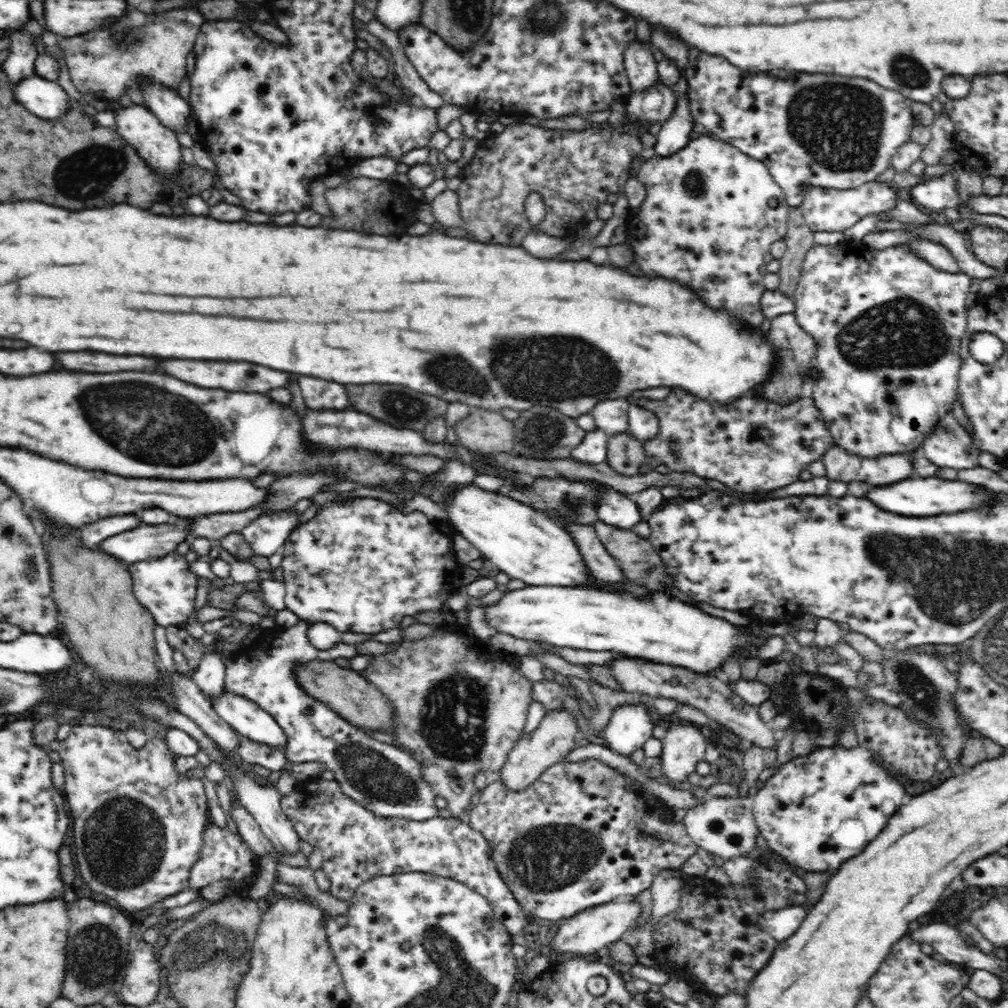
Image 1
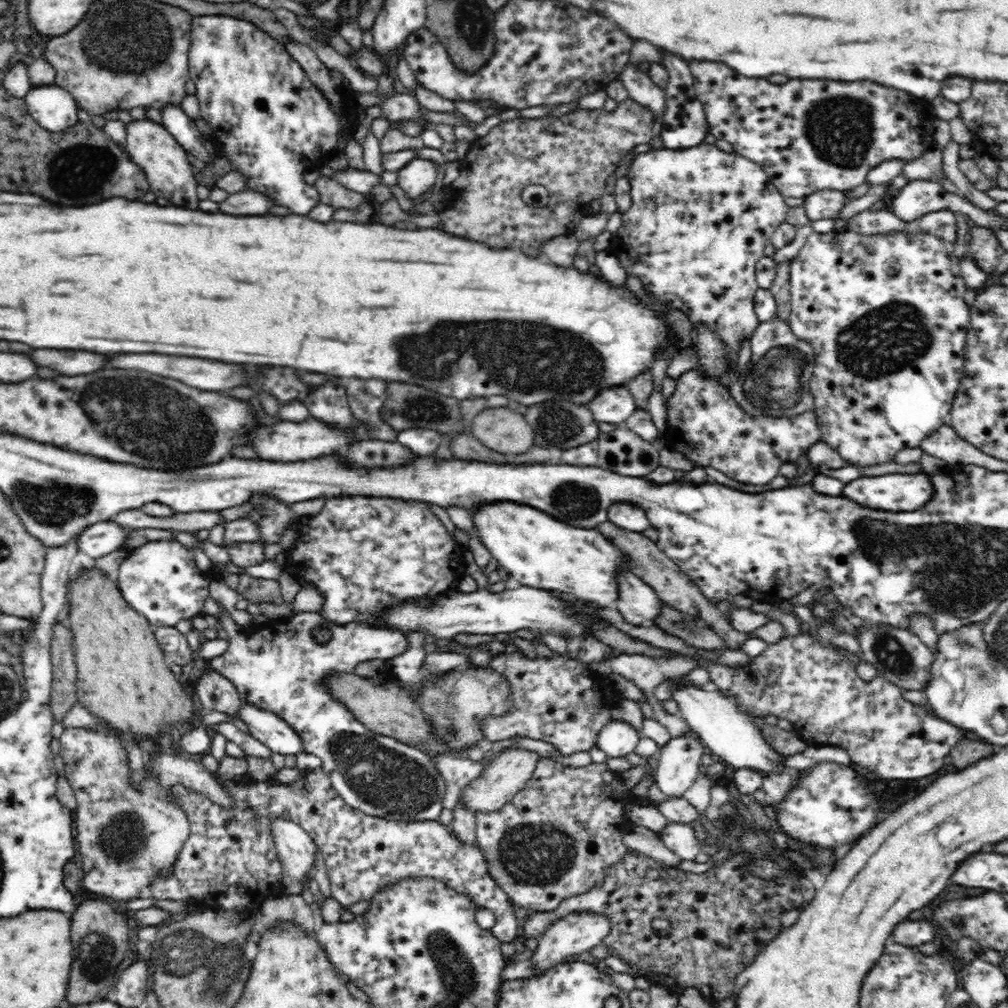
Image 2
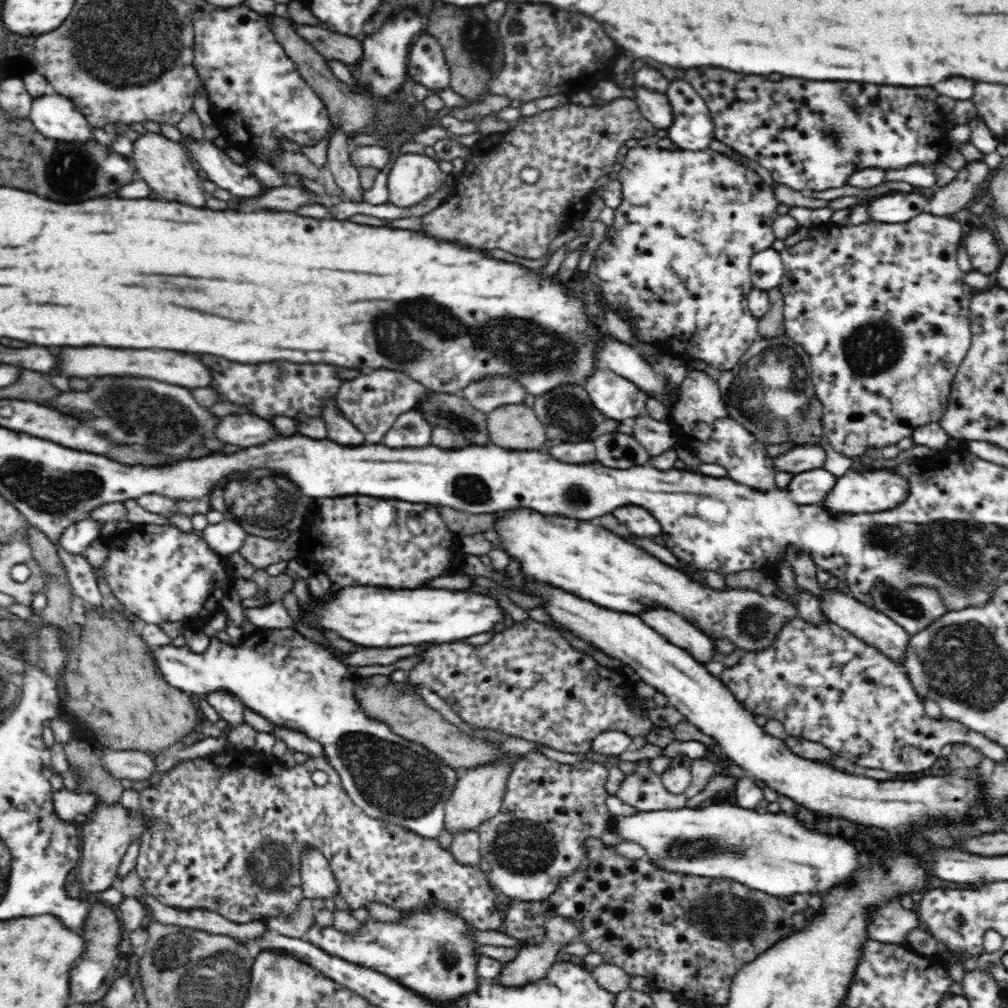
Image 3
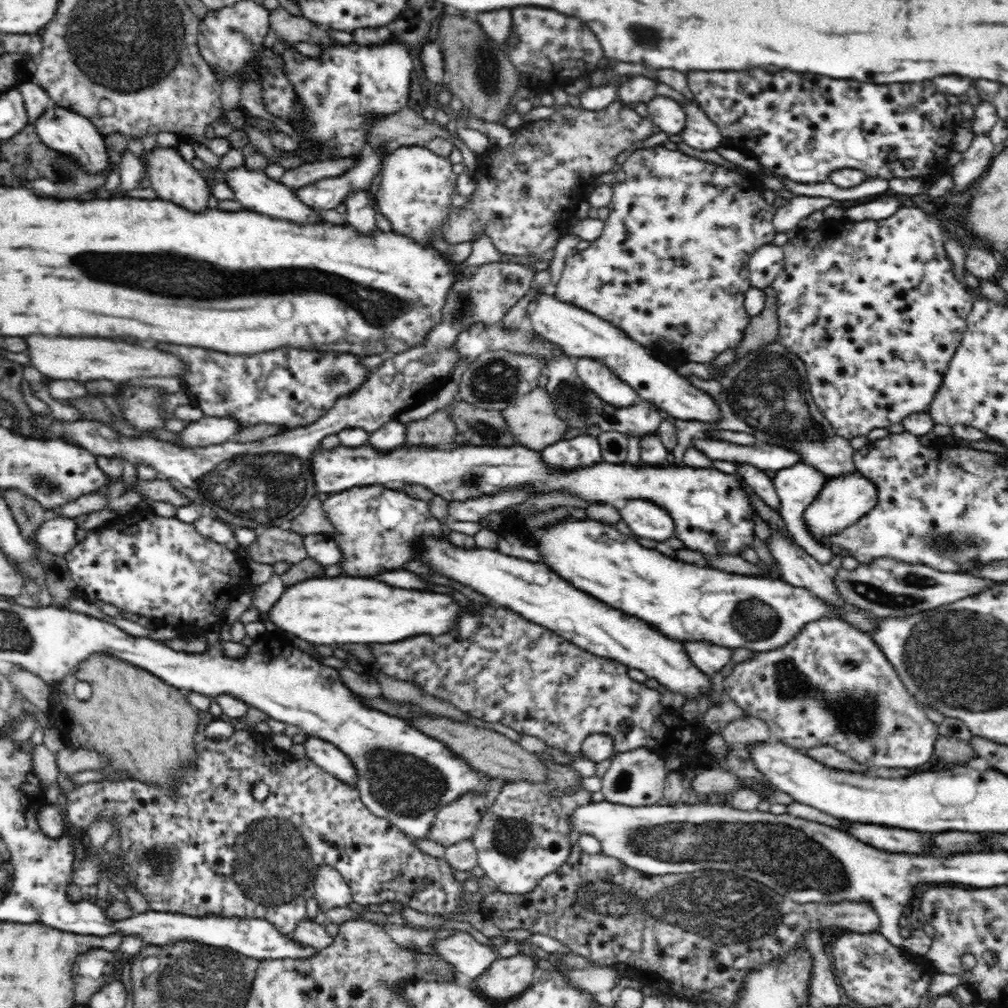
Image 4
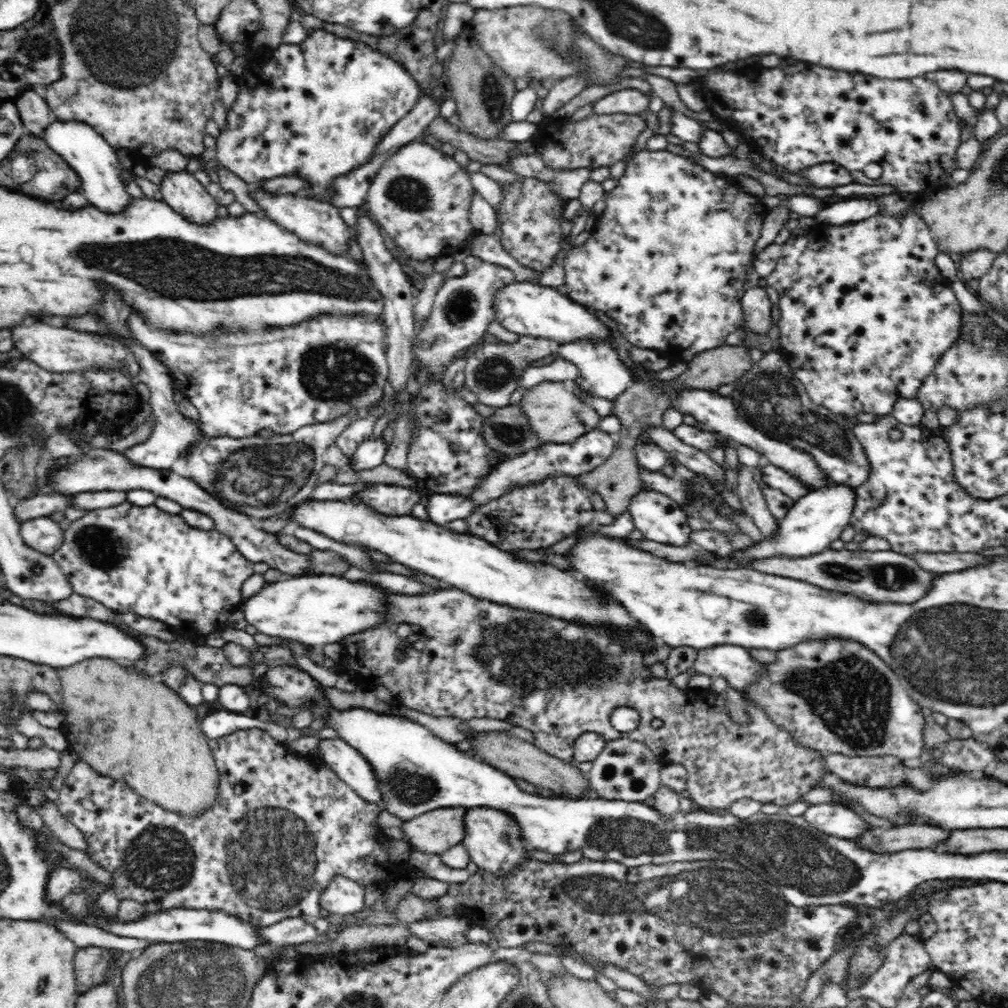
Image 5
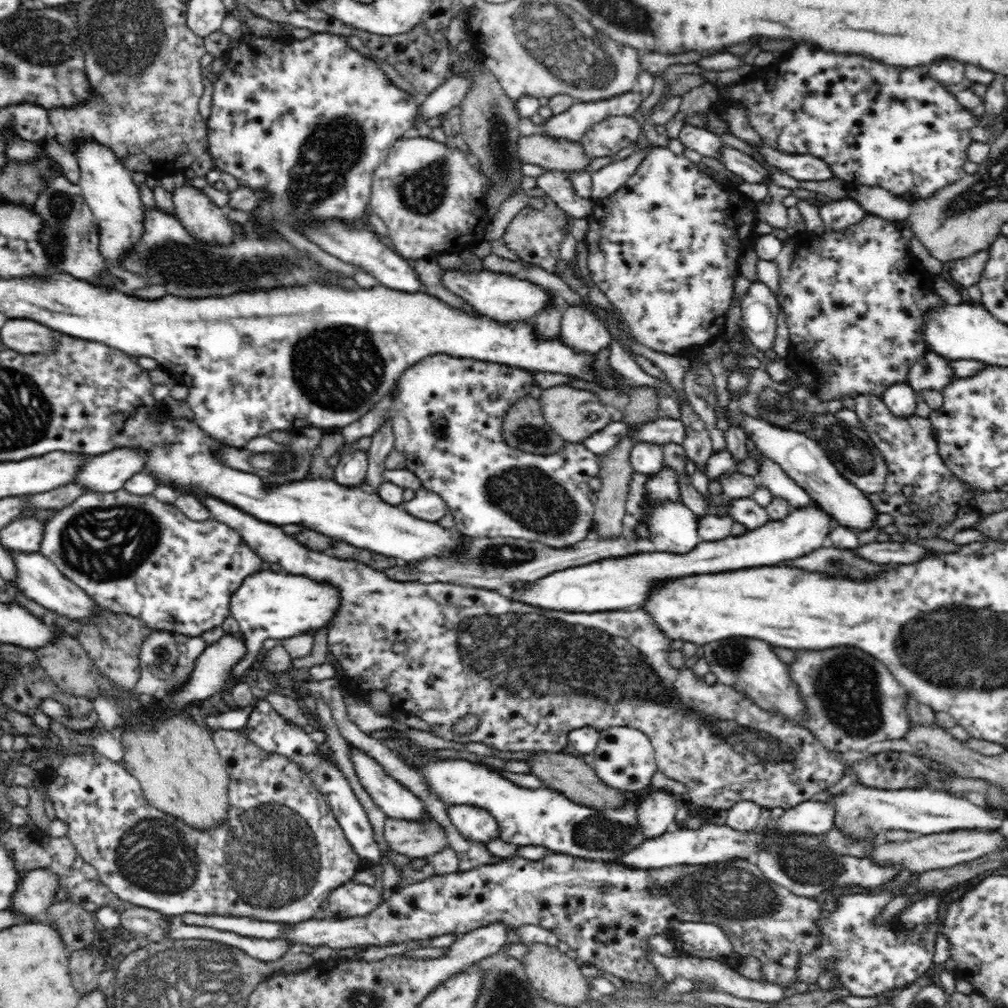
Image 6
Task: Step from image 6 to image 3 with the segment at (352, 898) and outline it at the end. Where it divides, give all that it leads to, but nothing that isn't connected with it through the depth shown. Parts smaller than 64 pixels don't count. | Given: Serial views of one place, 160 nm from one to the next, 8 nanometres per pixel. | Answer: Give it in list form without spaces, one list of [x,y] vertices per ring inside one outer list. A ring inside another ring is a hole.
[[[306,848],[299,859],[304,897],[326,899],[339,893],[336,877],[326,857],[313,848]]]

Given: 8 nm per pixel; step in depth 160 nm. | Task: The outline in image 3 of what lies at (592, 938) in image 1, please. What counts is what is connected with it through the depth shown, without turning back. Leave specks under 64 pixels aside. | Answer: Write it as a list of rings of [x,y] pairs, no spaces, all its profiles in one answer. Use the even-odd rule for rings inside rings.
[[[552,917],[545,922],[545,934],[534,942],[528,943],[518,951],[515,959],[505,963],[500,976],[498,976],[498,983],[506,987],[521,987],[530,984],[533,981],[542,980],[550,966],[557,961],[560,948],[564,948],[566,944],[572,944],[578,940],[578,936],[582,934],[579,924],[572,923],[570,919],[564,917]]]

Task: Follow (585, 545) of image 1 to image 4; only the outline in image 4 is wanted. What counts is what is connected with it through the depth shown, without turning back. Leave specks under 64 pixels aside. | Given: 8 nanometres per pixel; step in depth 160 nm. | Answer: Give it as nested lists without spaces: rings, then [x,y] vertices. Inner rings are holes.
[[[700,641],[682,643],[692,662],[708,676],[720,671],[726,664],[734,664],[731,660],[732,649],[725,646]]]

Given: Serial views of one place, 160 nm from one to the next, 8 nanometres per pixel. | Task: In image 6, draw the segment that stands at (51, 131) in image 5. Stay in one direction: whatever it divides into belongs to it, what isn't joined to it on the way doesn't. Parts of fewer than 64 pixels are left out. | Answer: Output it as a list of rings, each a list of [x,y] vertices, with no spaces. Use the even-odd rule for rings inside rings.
[[[82,139],[70,151],[76,157],[80,168],[78,184],[84,194],[83,197],[97,220],[100,255],[107,262],[108,268],[114,272],[112,276],[104,276],[104,284],[112,284],[126,294],[132,294],[132,290],[136,288],[148,286],[144,278],[128,274],[120,268],[124,255],[133,252],[144,234],[145,209],[138,193],[138,186],[132,179],[133,172],[120,162],[112,149],[94,141]]]

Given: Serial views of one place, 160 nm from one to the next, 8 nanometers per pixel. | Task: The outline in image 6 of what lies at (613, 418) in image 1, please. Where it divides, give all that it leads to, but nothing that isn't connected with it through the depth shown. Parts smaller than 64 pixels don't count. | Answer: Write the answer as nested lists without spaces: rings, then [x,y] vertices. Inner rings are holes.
[[[570,305],[563,312],[559,338],[578,352],[596,356],[602,348],[610,346],[612,335],[598,315]]]

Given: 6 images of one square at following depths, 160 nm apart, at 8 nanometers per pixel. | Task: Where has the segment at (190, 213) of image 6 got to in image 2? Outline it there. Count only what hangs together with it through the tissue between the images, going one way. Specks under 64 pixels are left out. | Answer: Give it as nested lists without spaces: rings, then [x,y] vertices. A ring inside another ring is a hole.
[[[147,118],[144,120],[132,119],[126,125],[125,149],[130,158],[144,171],[148,179],[150,190],[170,202],[190,202],[190,204],[172,204],[180,208],[198,208],[199,199],[196,195],[199,183],[196,179],[198,167],[190,165],[187,157],[188,152],[166,130],[166,127]]]

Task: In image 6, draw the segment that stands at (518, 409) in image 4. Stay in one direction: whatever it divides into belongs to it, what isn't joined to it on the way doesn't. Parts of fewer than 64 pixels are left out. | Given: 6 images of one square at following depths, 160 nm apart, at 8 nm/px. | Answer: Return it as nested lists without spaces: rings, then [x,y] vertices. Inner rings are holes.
[[[567,384],[542,389],[537,400],[545,423],[566,442],[582,442],[602,430],[611,420],[612,410],[592,391],[577,389]]]

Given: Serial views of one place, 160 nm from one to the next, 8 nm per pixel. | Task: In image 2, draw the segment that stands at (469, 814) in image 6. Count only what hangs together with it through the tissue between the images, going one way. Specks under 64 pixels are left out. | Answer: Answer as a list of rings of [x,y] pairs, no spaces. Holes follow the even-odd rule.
[[[542,758],[532,773],[525,788],[500,810],[475,813],[476,843],[489,873],[513,904],[533,912],[550,912],[566,898],[598,888],[604,882],[607,868],[632,852],[620,840],[632,829],[626,808],[631,806],[634,797],[620,775],[608,769],[606,762],[572,767]]]

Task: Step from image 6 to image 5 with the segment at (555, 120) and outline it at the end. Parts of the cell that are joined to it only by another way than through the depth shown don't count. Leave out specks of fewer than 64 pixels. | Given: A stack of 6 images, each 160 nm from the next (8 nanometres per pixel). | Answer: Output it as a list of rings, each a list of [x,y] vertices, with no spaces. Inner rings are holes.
[[[626,88],[615,91],[594,102],[596,114],[624,113],[638,115],[648,109],[649,96],[638,89]]]

